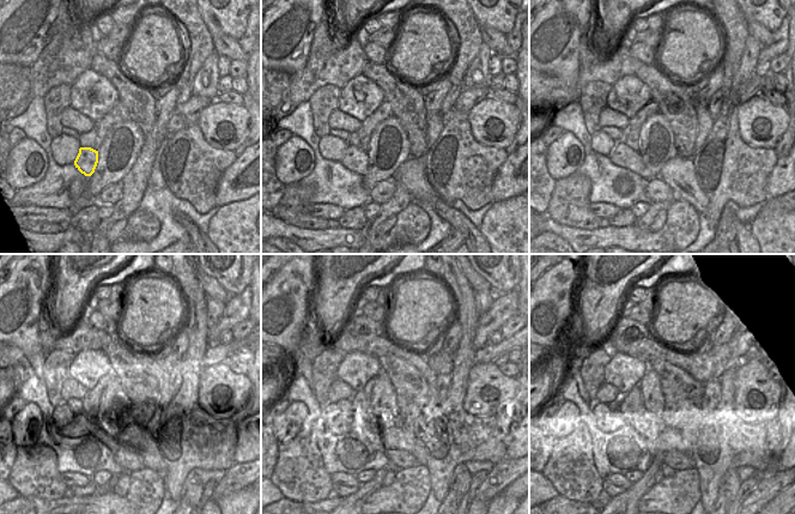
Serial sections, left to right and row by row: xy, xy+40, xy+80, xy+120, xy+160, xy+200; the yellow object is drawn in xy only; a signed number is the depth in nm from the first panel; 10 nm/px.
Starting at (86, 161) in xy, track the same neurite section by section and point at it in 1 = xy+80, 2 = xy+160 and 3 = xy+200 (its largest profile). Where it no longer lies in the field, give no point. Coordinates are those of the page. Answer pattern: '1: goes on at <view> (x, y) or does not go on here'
1: goes on at xy+80 (621, 156)
2: goes on at xy+160 (334, 419)
3: goes on at xy+200 (606, 423)

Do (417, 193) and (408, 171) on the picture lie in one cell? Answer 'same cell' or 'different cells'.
same cell

